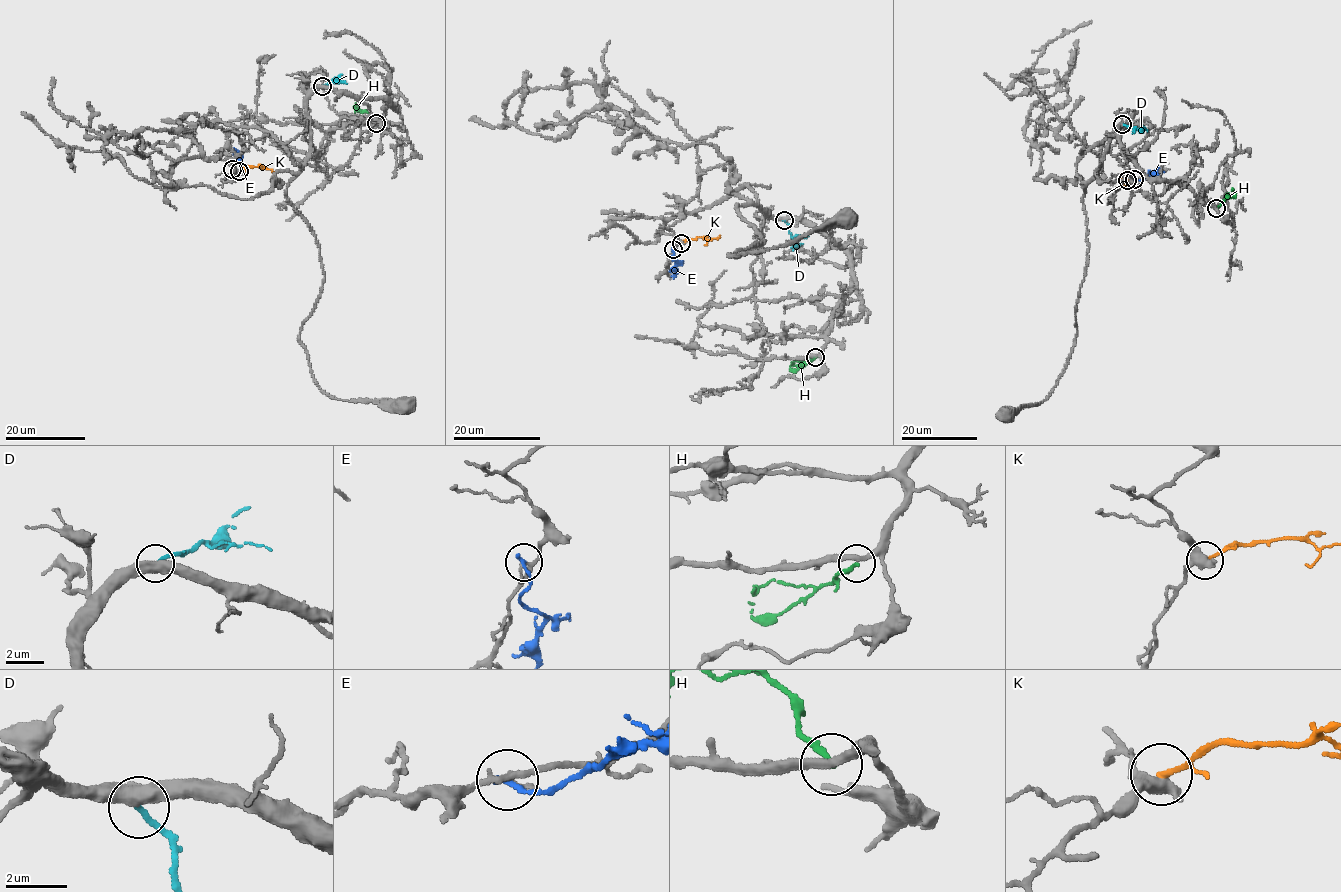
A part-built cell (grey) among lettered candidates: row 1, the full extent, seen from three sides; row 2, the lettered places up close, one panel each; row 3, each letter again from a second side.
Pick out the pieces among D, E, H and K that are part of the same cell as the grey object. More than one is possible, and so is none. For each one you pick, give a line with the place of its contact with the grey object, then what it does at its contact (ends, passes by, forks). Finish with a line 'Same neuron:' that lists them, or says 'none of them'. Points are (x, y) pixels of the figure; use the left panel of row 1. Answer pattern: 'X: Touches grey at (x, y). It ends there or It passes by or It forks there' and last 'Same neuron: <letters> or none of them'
D: Touches grey at (322, 86). It ends there
Same neuron: D

